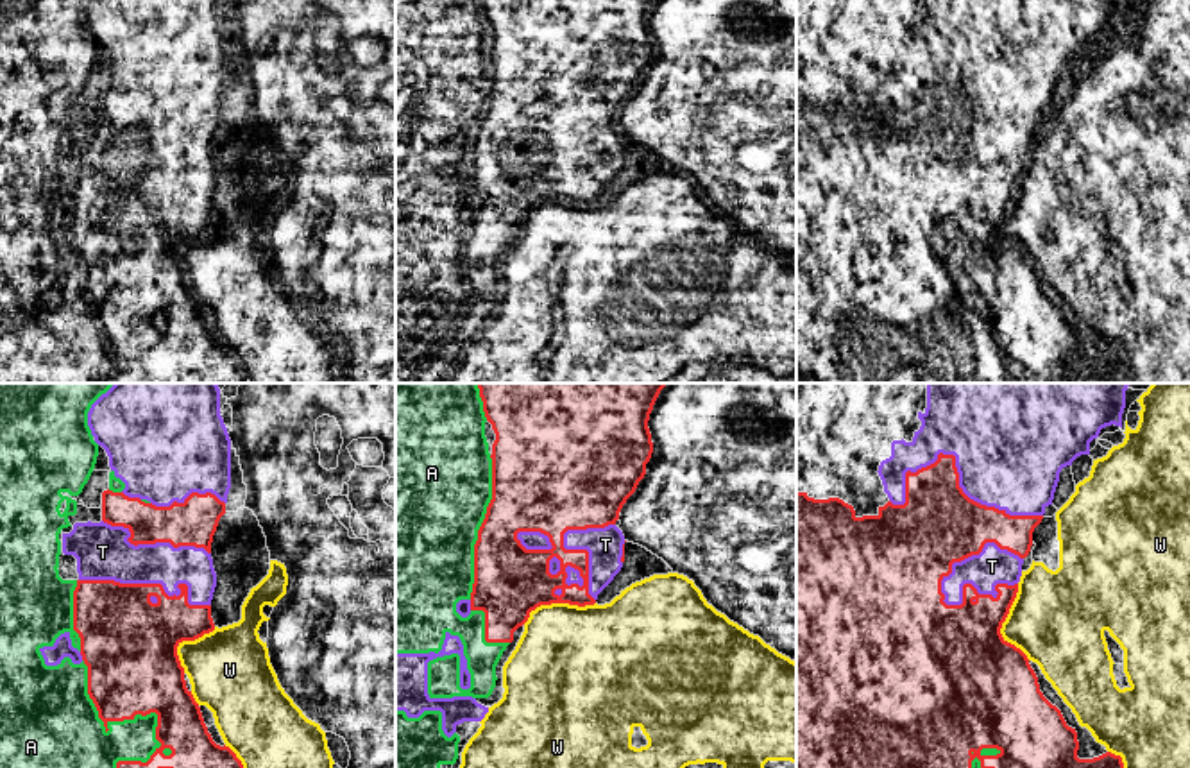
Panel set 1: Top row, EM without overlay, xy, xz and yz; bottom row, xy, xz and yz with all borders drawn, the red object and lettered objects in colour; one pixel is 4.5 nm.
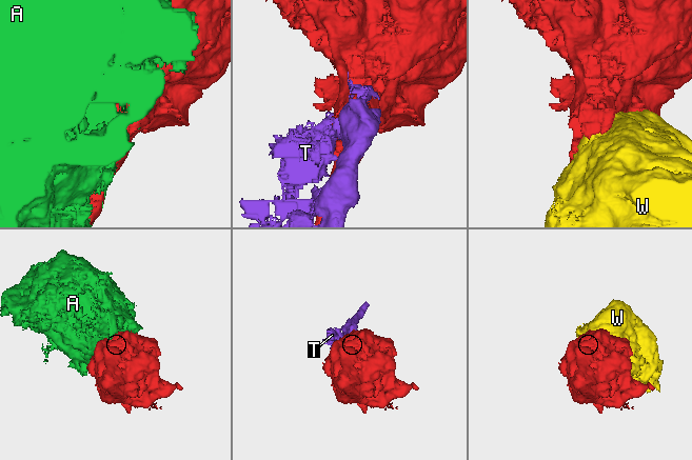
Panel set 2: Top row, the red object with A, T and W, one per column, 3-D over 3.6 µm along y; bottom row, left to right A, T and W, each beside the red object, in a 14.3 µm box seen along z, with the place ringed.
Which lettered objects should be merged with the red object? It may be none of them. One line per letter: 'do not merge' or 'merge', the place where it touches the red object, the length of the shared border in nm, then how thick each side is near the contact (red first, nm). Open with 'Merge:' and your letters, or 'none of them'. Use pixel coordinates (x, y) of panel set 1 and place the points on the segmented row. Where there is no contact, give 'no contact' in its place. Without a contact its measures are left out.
Merge: T
A: do not merge | xy (124, 718) | 550 nm | 420/300 nm
T: merge | yz (970, 555) | 420 nm | 380/170 nm
W: do not merge | yz (1002, 622) | 340 nm | 440/420 nm

